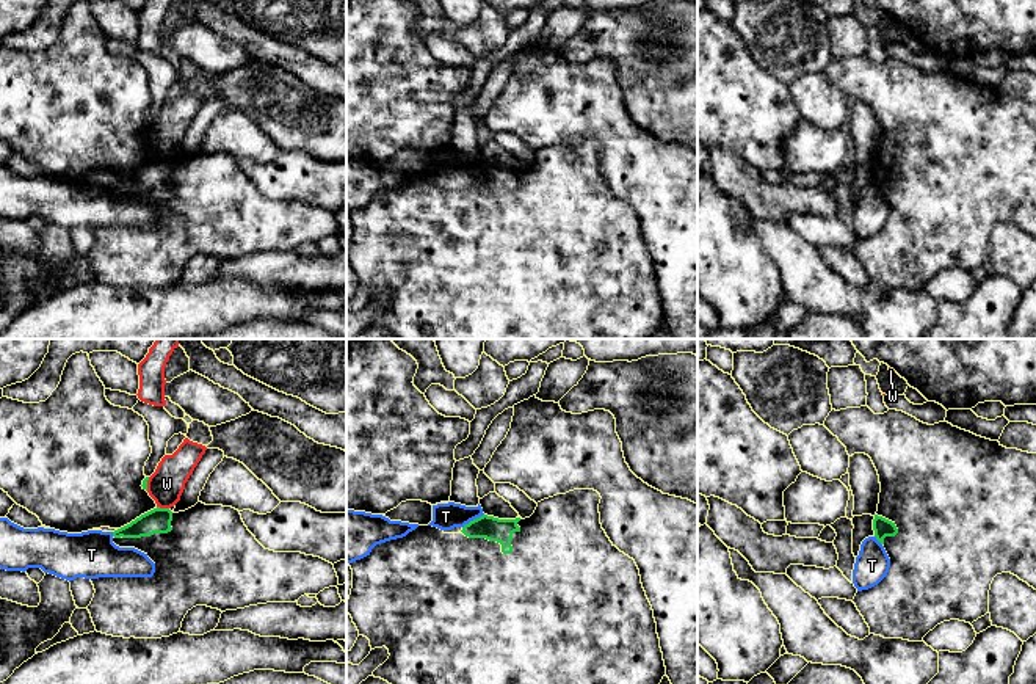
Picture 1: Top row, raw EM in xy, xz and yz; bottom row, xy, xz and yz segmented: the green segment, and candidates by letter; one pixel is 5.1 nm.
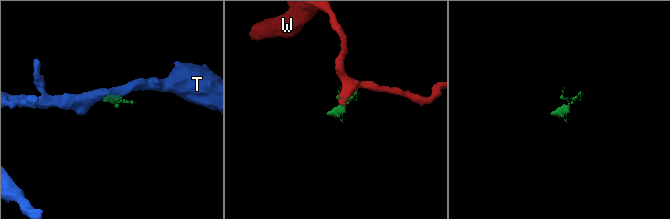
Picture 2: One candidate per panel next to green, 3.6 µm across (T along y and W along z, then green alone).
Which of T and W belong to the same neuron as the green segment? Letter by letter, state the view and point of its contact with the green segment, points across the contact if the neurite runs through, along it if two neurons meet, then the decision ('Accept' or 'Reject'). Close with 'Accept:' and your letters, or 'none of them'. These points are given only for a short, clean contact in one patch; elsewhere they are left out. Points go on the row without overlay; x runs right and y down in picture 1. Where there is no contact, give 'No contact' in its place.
T: Touches green at xz (474, 168). Boundary: xz (483, 162), (463, 176). Reject
W: Touches green at xy (163, 157). Boundary: xy (157, 154), (168, 157). Reject
Accept: none of them

